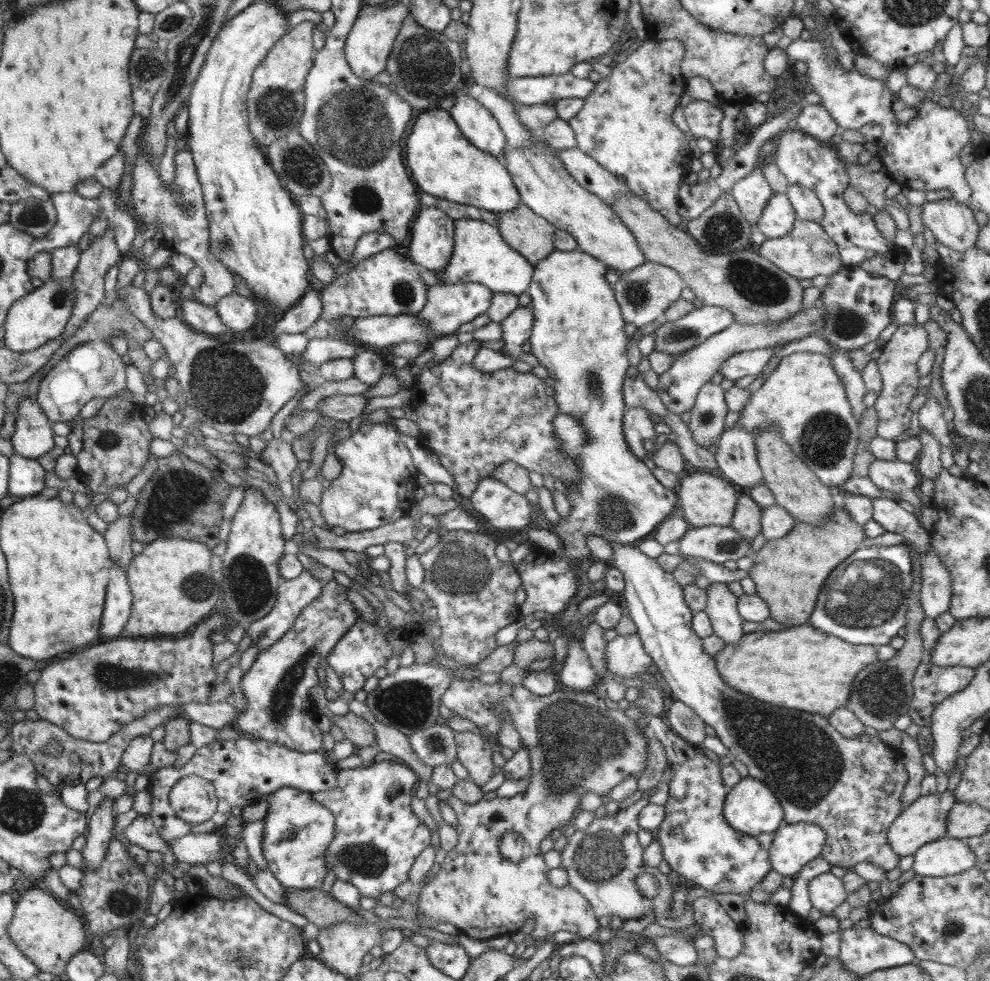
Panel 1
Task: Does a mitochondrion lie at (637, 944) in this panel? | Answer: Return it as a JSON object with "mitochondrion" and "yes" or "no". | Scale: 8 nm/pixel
{"mitochondrion":"no"}

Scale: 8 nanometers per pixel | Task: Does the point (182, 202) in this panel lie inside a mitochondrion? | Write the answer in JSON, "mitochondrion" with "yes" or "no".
{"mitochondrion":"yes"}

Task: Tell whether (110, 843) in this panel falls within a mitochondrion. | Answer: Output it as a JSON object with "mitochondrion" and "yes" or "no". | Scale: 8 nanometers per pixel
{"mitochondrion":"no"}

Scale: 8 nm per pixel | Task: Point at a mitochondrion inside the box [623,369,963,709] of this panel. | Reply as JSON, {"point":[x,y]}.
{"point":[865,594]}

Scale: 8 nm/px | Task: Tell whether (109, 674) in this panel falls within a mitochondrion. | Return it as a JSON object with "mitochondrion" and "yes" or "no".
{"mitochondrion":"yes"}

